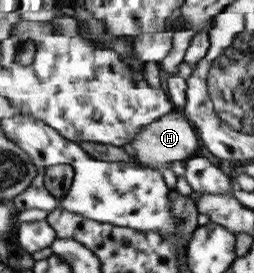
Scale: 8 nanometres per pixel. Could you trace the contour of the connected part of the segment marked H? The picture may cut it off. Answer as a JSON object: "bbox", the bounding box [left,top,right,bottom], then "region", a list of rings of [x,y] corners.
{"bbox":[125,111,198,170],"region":[[[171,111],[158,120],[146,124],[125,148],[139,166],[162,170],[168,168],[170,162],[185,161],[195,156],[196,148],[198,148],[198,137],[192,125],[181,112]]]}

